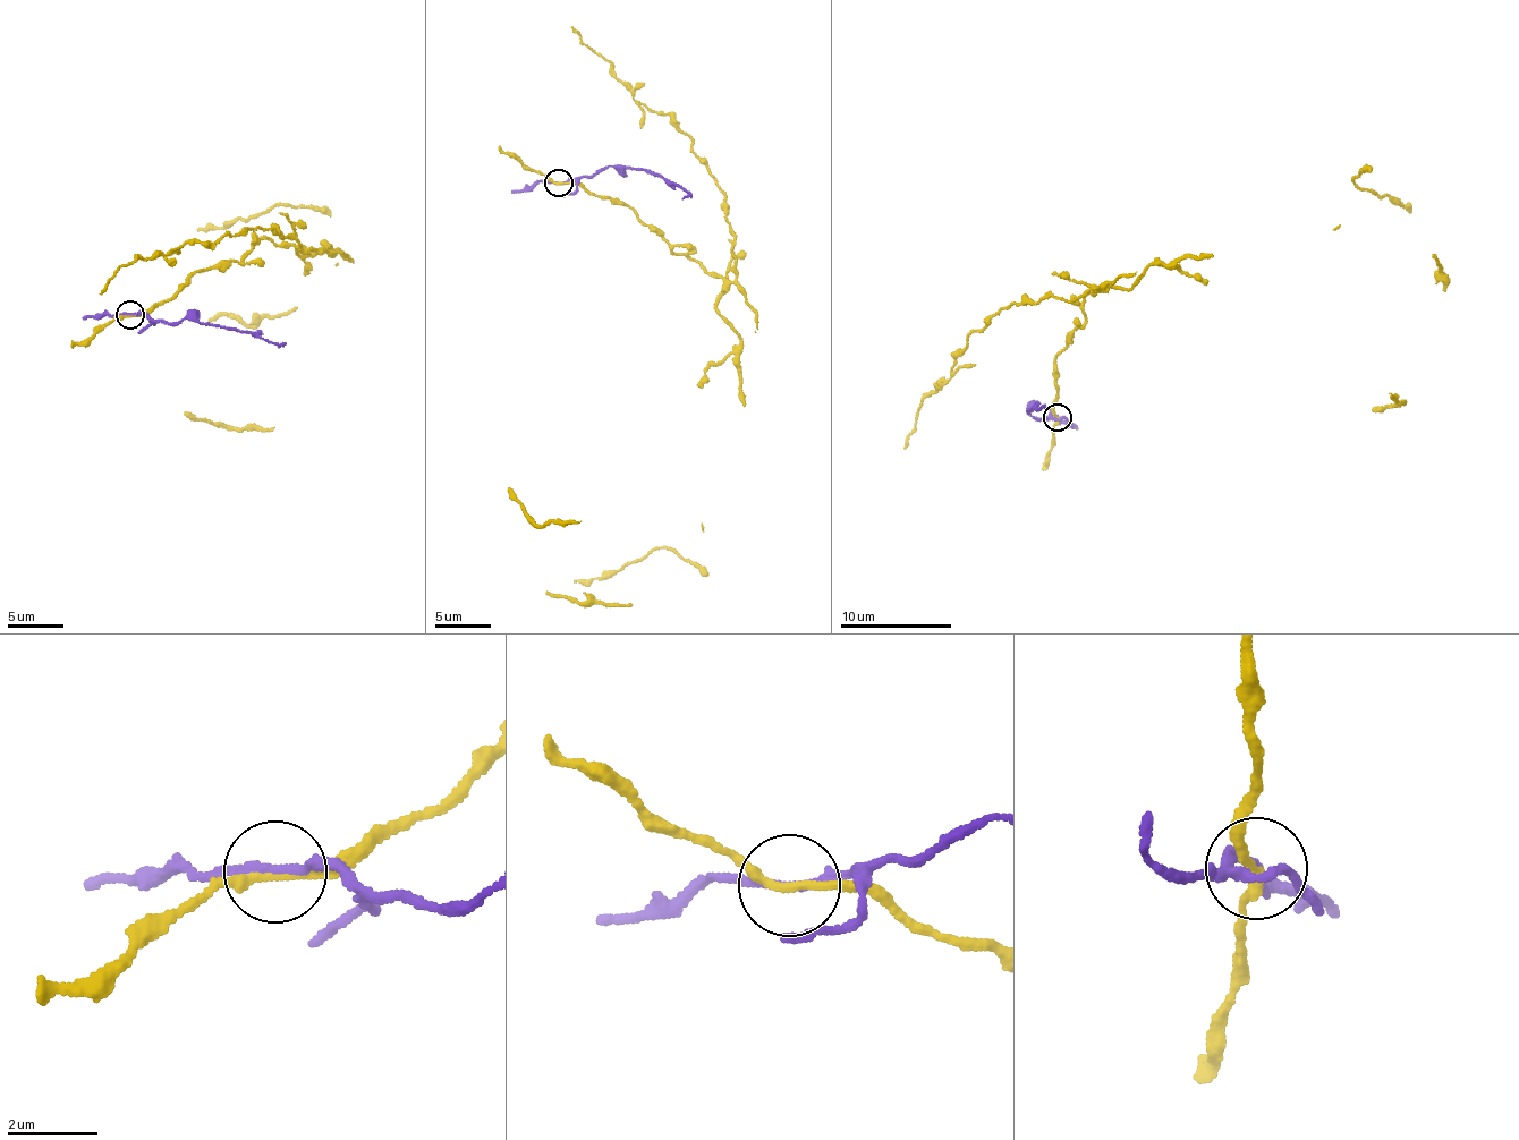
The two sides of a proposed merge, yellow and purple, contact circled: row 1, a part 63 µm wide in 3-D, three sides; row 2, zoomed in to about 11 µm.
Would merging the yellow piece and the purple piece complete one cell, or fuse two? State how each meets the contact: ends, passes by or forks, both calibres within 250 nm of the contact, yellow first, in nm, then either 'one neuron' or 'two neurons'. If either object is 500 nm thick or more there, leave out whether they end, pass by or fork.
yellow passes by; purple passes by; 180 nm thick on the yellow side, 180 nm on the other; two neurons

